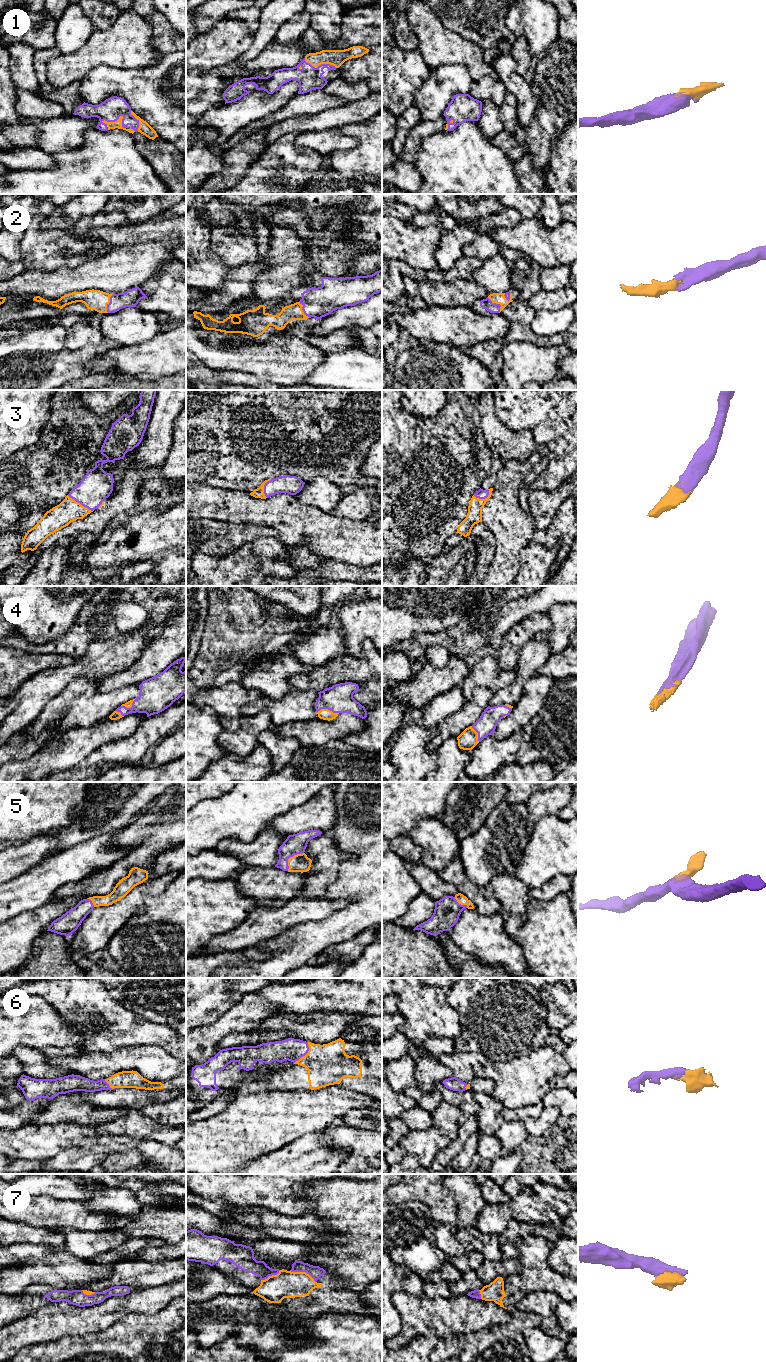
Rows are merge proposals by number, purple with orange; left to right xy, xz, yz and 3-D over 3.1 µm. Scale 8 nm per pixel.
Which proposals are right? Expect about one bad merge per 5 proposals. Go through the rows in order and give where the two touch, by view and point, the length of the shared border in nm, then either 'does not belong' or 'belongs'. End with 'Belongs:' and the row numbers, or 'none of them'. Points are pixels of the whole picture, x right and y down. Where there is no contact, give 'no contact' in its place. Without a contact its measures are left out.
1: meets purple in xy at (118, 118); contact 200 nm long; belongs
2: meets purple in yz at (497, 304); contact 160 nm long; belongs
3: meets purple in xy at (80, 503); contact 240 nm long; belongs
4: meets purple in xz at (328, 709); contact 180 nm long; belongs
5: meets purple in xz at (290, 856); contact 200 nm long; belongs
6: meets purple in xz at (305, 1054); contact 200 nm long; belongs
7: meets purple in xz at (303, 1271); contact 220 nm long; belongs
Belongs: 1, 2, 3, 4, 5, 6, 7

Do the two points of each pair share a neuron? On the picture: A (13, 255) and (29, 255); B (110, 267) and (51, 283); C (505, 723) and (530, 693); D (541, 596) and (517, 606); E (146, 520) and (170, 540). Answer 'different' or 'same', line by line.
A: different
B: same
C: same
D: same
E: same

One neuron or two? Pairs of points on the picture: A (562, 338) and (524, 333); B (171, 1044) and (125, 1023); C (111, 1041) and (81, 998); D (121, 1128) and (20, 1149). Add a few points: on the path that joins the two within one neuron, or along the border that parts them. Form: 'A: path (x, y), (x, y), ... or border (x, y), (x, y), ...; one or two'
A: path (553, 340), (536, 340), (533, 338); one
B: path (160, 1035), (136, 1030); one
C: path (118, 1027), (118, 1023), (95, 1000); one
D: border (94, 1124), (99, 1134), (114, 1135); two

